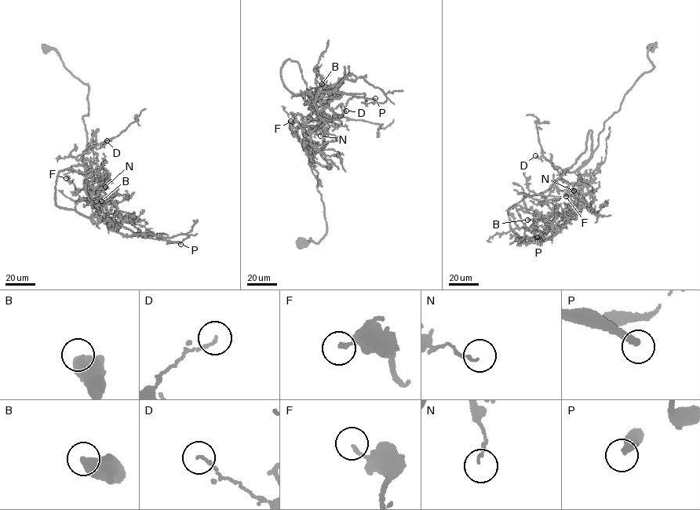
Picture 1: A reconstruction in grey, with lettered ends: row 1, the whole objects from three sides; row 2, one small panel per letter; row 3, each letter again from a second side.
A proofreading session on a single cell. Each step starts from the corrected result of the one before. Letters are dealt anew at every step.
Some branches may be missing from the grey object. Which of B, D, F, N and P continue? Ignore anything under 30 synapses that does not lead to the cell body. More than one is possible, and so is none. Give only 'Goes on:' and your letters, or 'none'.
Goes on: P

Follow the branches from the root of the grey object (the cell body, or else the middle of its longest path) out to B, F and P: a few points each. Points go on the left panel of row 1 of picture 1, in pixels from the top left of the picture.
B: (47, 48), (89, 86), (89, 115), (82, 118), (86, 191), (99, 213), (114, 221), (116, 205), (101, 201)
F: (47, 48), (89, 88), (89, 115), (82, 118), (87, 186), (78, 191), (66, 178)
P: (47, 48), (89, 86), (82, 158), (88, 195), (99, 213), (142, 237), (180, 244)

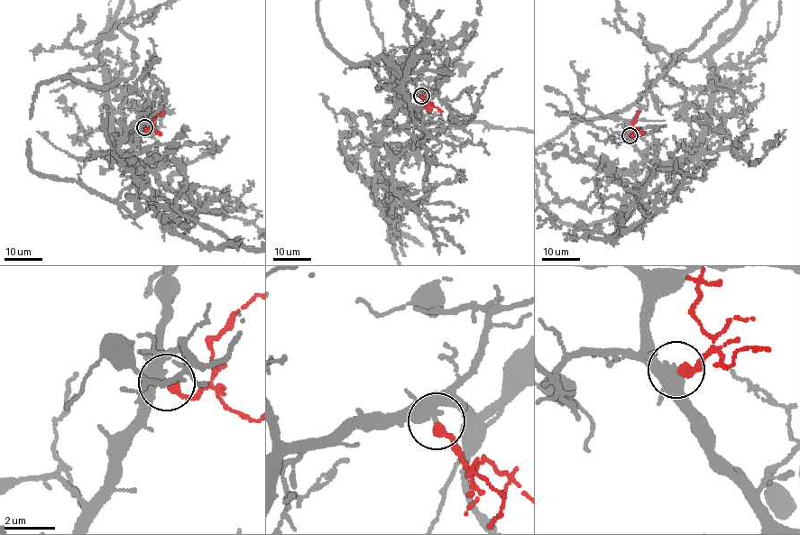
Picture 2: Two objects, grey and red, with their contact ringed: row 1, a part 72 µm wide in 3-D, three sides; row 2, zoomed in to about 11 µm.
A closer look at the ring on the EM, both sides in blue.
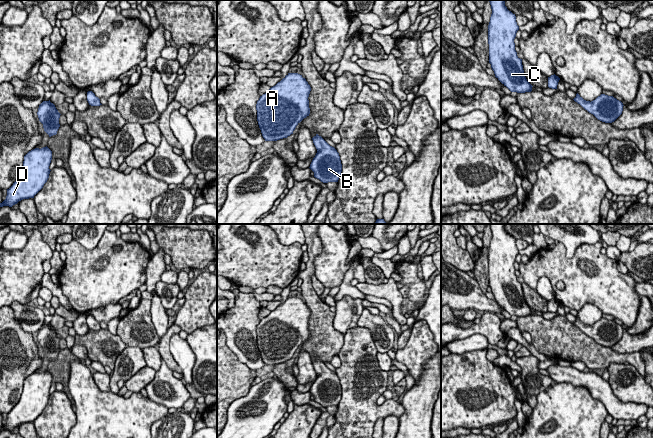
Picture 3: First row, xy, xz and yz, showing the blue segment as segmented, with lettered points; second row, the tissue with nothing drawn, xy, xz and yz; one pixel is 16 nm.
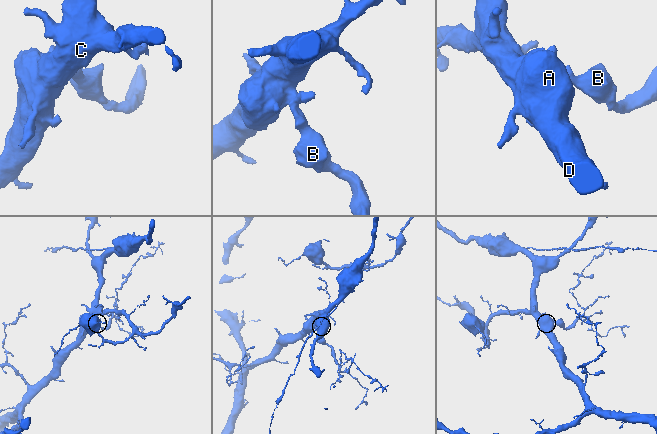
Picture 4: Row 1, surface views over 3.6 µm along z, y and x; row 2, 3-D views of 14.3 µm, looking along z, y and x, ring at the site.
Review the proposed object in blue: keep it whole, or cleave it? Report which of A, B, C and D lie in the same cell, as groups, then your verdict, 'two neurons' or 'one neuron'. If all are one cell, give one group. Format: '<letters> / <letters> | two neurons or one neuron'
A B C D | one neuron

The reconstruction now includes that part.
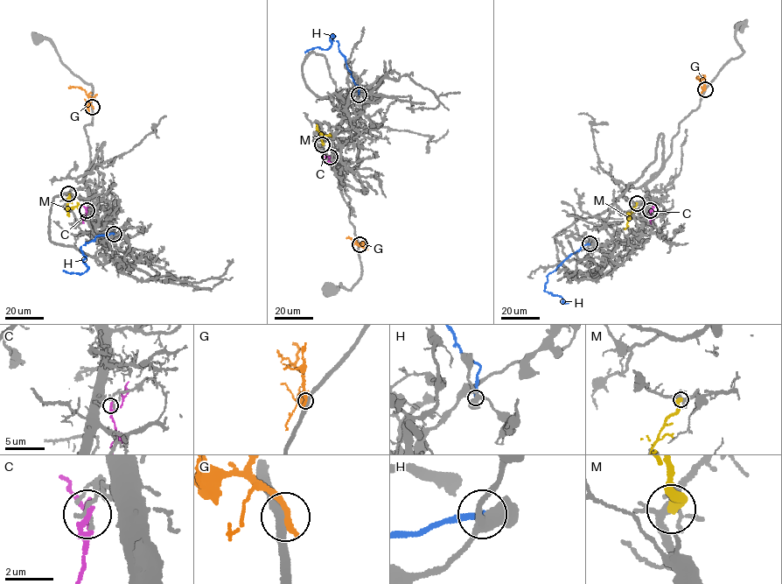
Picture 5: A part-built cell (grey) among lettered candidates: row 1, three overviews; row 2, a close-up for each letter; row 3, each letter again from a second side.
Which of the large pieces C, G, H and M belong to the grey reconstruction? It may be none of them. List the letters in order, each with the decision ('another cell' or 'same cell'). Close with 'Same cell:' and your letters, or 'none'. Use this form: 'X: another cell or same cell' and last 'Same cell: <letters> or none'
C: another cell
G: another cell
H: another cell
M: another cell
Same cell: none

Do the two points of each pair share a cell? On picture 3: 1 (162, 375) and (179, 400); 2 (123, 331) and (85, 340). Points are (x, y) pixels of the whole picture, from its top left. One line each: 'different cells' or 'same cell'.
1: same cell
2: different cells

